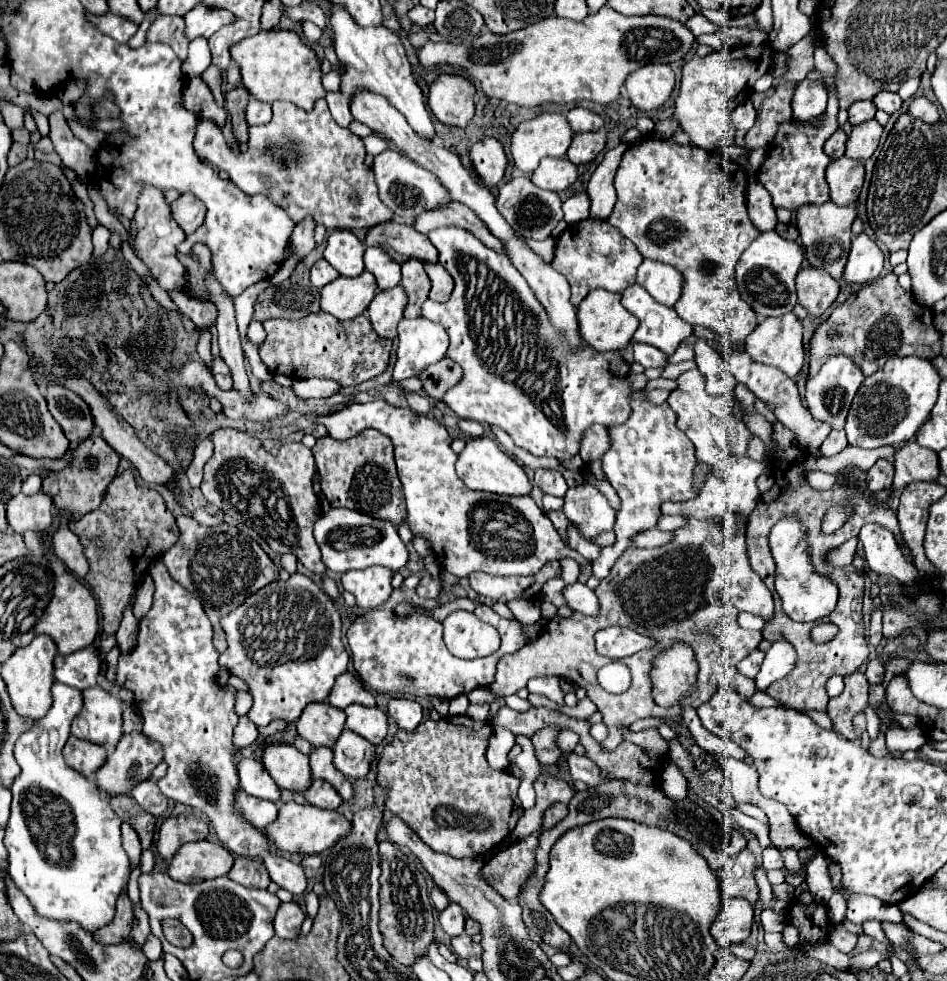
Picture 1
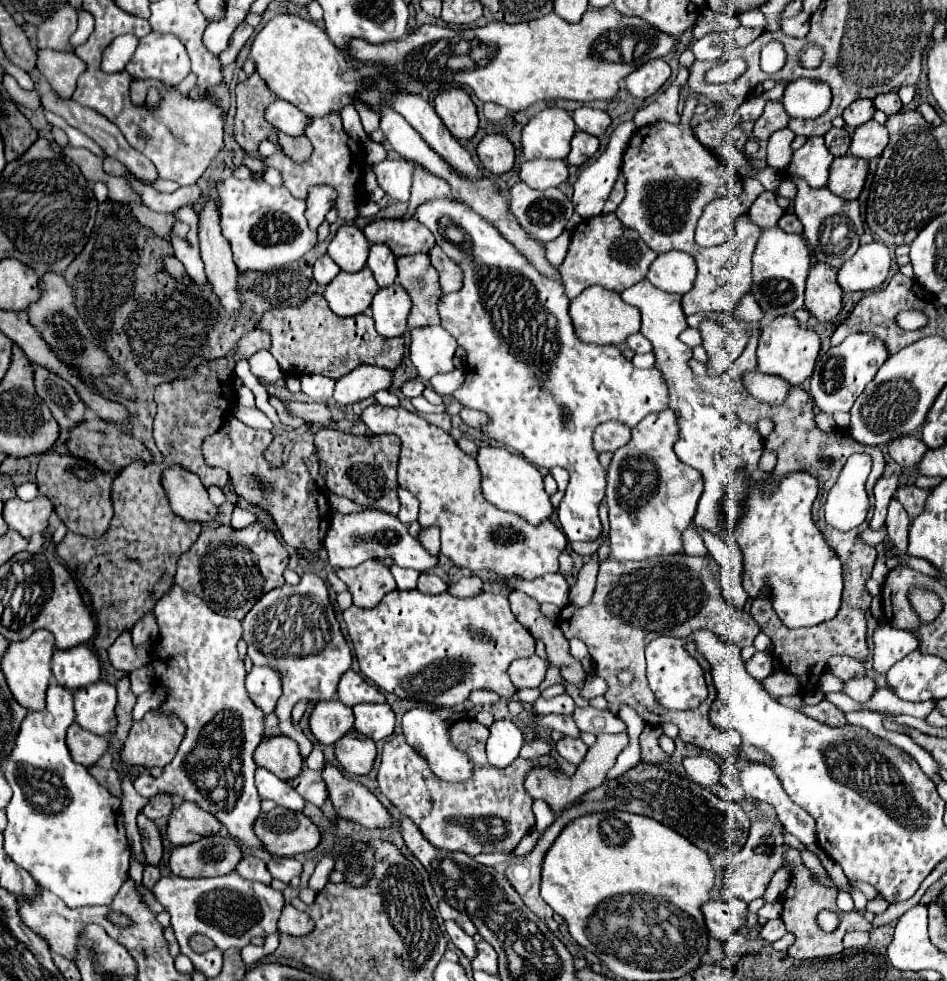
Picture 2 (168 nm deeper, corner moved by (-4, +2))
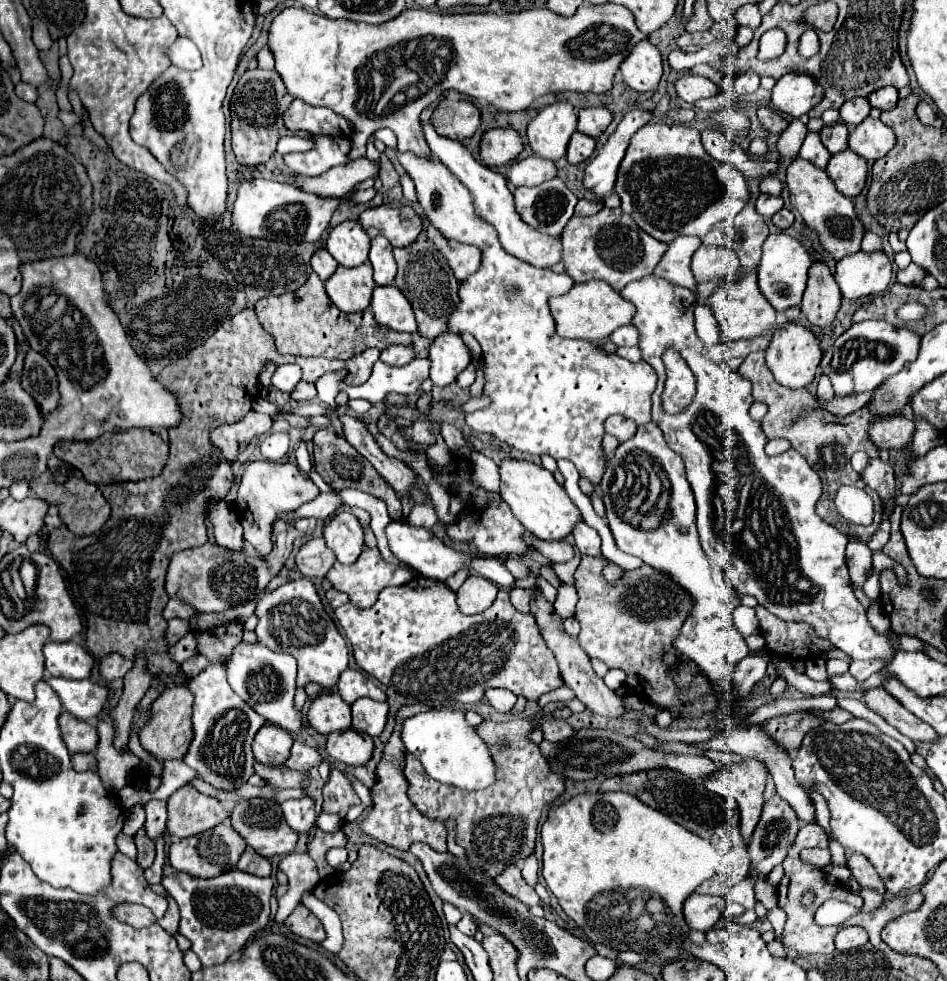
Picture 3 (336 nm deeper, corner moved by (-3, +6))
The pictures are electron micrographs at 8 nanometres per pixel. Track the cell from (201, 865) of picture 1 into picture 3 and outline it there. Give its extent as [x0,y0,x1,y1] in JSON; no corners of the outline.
[168,824,246,878]

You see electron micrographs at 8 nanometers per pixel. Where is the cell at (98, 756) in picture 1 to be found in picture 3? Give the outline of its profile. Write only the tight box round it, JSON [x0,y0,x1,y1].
[60,712,98,754]

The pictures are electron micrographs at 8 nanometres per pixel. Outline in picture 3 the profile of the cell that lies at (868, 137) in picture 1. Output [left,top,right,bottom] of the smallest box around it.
[848,116,896,160]

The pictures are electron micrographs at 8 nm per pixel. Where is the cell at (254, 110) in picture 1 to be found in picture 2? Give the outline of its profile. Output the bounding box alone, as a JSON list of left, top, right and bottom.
[265,100,311,136]

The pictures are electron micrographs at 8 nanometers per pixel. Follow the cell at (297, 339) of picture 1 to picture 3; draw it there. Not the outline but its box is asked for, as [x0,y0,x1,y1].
[254,274,412,360]

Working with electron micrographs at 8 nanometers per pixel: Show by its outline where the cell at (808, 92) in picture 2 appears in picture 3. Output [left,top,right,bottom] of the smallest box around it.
[772,72,822,118]

